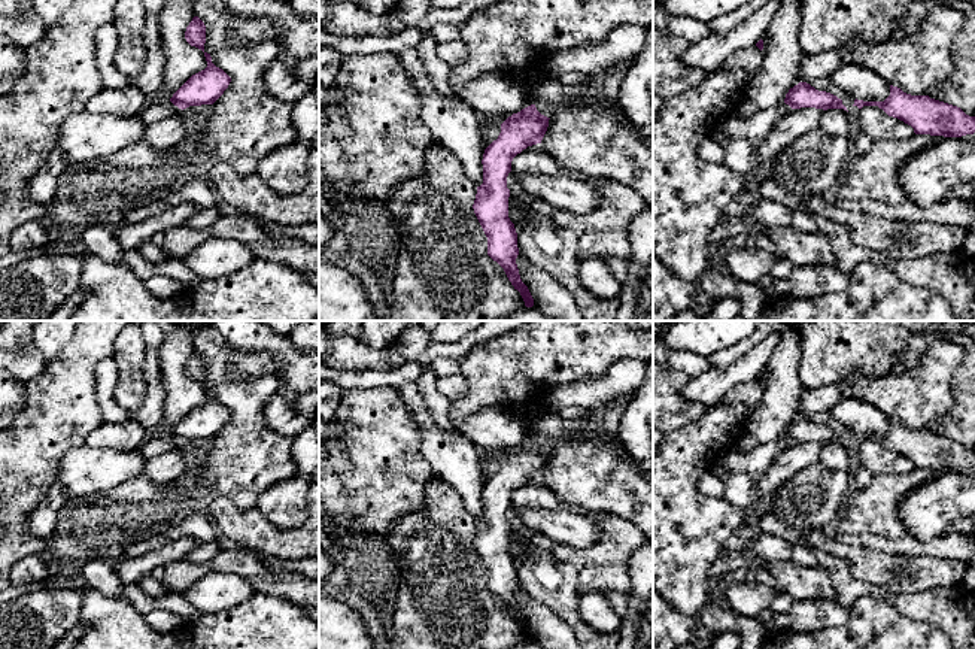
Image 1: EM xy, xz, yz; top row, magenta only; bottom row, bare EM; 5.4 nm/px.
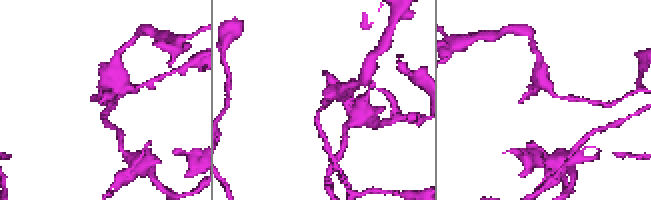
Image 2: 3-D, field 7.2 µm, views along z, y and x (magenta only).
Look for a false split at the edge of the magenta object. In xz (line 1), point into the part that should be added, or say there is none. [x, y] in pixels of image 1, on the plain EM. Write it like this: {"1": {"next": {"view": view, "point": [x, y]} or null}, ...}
{"1": {"next": null}}

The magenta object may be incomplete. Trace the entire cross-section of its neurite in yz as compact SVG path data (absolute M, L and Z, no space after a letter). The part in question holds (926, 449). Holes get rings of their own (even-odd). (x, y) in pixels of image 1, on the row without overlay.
M890 419L890 430L884 436L856 433L853 440L859 443L878 440L889 451L911 460L915 468L962 471L975 467L975 451L966 449L960 442L929 430L911 430L893 419Z

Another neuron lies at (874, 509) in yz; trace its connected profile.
M914 468L909 473L874 476L866 488L856 488L844 500L838 530L847 534L900 539L906 530L899 507L906 494L944 474L944 470Z

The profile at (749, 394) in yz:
M753 379L748 382L738 383L728 391L717 404L742 404L747 412L757 407L763 395L762 385Z

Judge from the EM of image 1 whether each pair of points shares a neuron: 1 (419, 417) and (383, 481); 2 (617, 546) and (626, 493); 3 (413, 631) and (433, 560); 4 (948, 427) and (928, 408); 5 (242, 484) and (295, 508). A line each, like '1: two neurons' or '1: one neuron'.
1: two neurons
2: two neurons
3: one neuron
4: two neurons
5: two neurons

